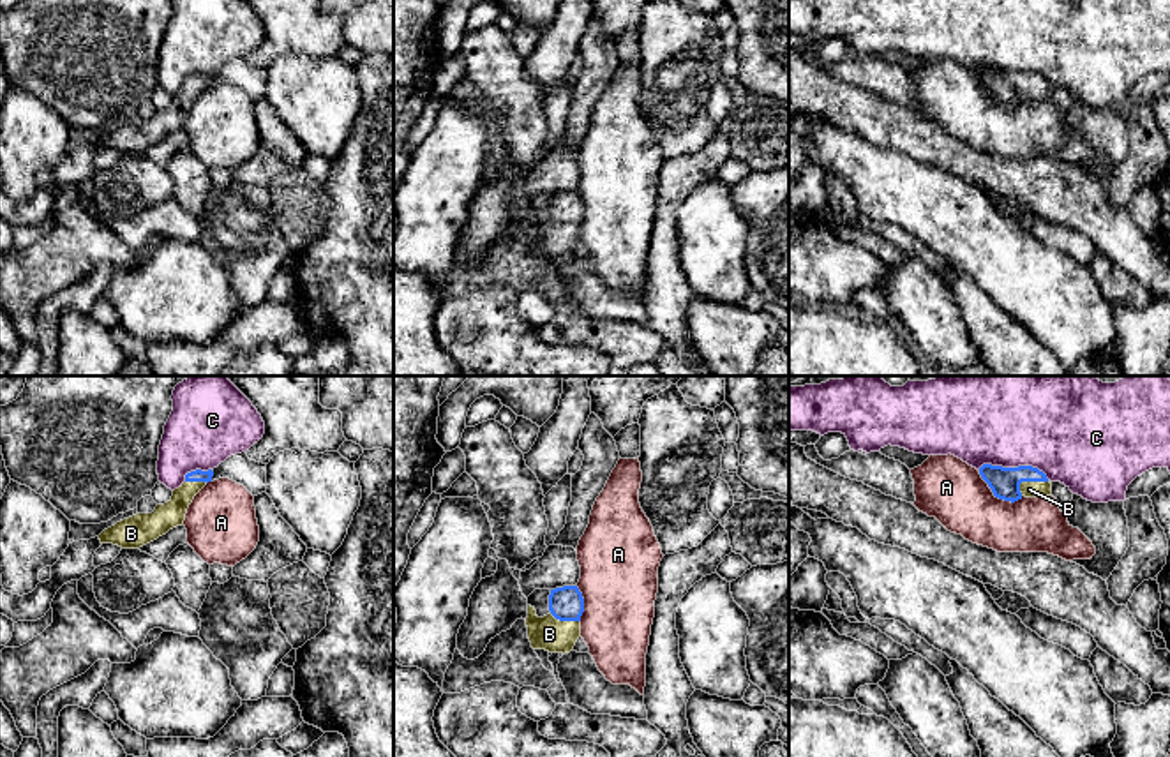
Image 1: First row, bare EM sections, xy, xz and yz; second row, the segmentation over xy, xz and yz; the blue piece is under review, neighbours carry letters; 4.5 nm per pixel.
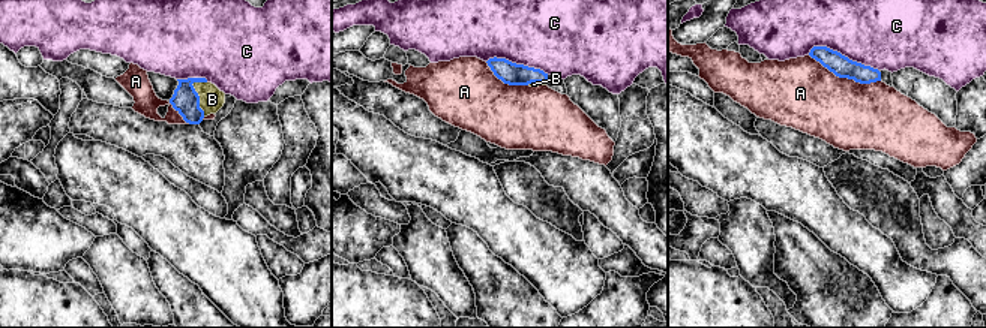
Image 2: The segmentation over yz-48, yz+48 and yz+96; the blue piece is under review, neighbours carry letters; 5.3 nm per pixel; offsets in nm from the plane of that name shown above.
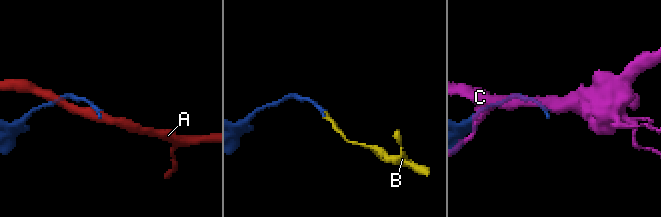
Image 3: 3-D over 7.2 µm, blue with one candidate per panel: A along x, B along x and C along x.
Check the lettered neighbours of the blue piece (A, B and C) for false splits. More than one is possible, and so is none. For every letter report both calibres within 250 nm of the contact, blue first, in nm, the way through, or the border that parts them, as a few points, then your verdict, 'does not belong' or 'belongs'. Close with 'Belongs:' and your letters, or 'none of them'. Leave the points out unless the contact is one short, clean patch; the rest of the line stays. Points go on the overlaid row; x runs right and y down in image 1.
A: calibres 140 and 280 nm; does not belong
B: calibres 140 and 80 nm; way yz (1004, 482), (1031, 480), (1029, 489); belongs
C: calibres 140 and 480 nm; does not belong
Belongs: B

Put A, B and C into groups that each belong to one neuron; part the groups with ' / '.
A / B / C

